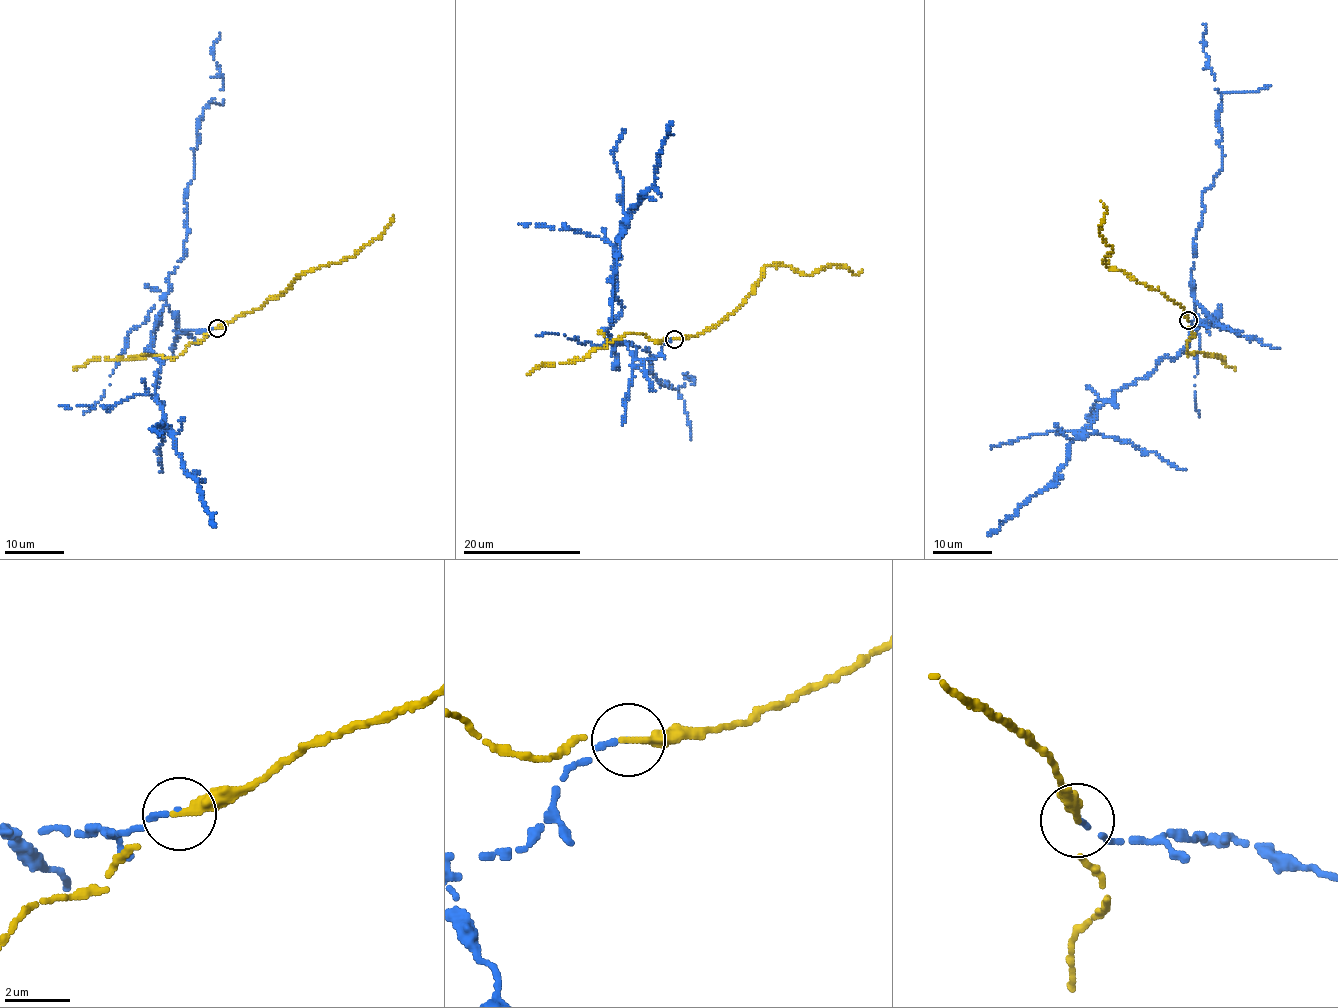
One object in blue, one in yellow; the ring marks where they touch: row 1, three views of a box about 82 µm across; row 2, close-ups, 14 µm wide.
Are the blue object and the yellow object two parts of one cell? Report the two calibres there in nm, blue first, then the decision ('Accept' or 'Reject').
Thickness 140 nm (blue) against 280 nm. Reject

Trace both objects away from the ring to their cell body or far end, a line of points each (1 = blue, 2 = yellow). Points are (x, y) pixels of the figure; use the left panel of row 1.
1: (216, 327), (178, 331), (166, 304), (151, 350), (164, 359), (155, 382), (163, 423), (216, 527)
2: (216, 327), (261, 308), (284, 293), (301, 274), (353, 258), (384, 232), (394, 216)

